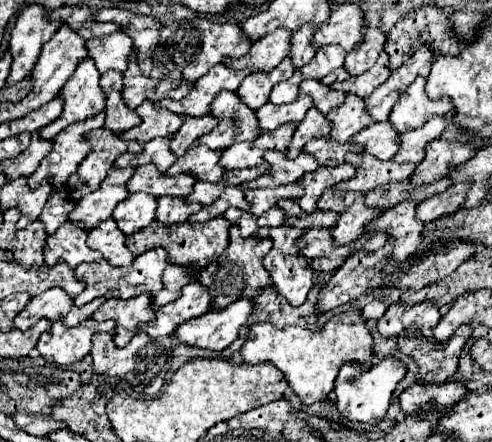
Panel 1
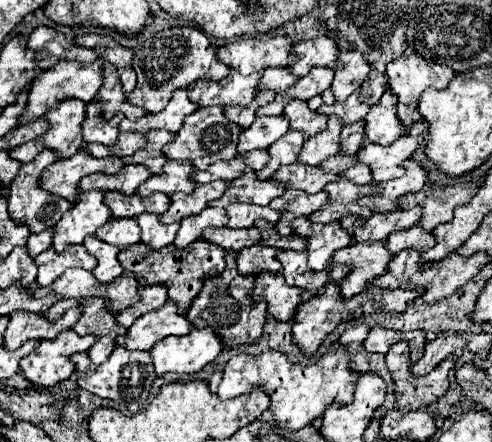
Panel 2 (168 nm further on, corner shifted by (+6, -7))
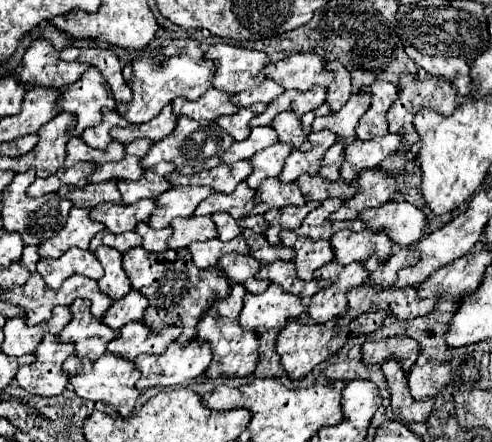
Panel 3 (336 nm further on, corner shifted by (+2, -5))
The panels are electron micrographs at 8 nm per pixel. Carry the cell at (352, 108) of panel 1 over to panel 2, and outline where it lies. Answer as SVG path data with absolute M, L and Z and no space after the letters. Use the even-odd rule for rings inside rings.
M338 116L328 118L328 126L324 132L318 132L318 136L310 136L304 142L304 148L298 156L298 162L302 164L320 164L328 156L334 156L340 152L340 132L342 132L342 120Z

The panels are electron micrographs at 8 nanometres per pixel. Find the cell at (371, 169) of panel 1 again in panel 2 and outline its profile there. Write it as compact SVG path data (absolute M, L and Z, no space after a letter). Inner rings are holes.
M338 178L336 182L326 184L324 190L330 192L330 200L310 216L310 220L314 222L332 222L332 220L340 220L348 214L356 214L360 218L368 218L372 214L372 210L368 206L360 206L358 200L364 198L368 192L372 192L378 186L378 182L370 182L370 184L350 184L350 180L346 178Z

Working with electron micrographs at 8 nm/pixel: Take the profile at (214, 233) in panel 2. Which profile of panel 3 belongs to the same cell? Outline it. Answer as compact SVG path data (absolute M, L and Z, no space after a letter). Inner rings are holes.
M236 236L230 242L220 242L218 238L210 238L206 242L192 242L188 246L188 252L190 252L194 264L200 270L206 270L206 268L214 266L218 262L218 258L228 254L228 252L248 254L248 246L246 246L246 240L242 236Z

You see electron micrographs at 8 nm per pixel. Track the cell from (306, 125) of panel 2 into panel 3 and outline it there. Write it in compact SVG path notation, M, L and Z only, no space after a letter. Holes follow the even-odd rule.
M282 112L272 120L272 128L278 134L280 142L290 144L294 150L298 150L308 138L304 136L302 128L300 128L300 118L292 112Z

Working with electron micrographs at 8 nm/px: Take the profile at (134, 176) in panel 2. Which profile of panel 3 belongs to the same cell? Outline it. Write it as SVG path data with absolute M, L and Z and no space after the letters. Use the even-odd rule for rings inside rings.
M108 180L102 184L88 184L84 188L72 188L72 190L70 190L70 186L62 186L58 190L58 196L70 200L72 206L76 206L76 208L94 208L104 202L120 204L116 180Z

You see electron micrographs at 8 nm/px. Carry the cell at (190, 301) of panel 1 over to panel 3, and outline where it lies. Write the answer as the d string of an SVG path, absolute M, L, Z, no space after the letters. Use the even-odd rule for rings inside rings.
M130 322L120 330L118 338L108 344L108 352L126 360L134 360L140 354L162 354L162 350L166 350L166 346L174 342L180 332L182 330L178 326L170 326L160 334L150 334L144 322Z

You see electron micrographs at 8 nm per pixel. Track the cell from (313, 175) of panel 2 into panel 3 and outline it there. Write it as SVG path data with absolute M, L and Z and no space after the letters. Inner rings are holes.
M266 178L260 188L256 190L254 210L248 216L264 214L270 208L284 208L284 206L304 206L304 196L298 190L298 184L282 184L278 178Z

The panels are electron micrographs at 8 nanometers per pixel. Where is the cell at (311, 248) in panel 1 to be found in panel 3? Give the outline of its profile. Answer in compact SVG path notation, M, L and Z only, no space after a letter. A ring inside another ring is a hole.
M274 262L270 266L264 266L260 270L260 274L256 274L256 278L266 278L272 284L280 284L286 292L296 294L300 298L306 296L314 296L318 290L322 290L324 286L328 286L328 280L312 280L312 282L302 282L296 276L294 264L292 262Z

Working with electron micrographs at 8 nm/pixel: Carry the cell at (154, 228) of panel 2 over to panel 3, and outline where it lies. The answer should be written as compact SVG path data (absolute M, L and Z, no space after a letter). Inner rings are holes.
M138 224L136 232L142 236L142 248L148 252L164 252L168 250L166 240L172 234L172 228L162 228L162 230L154 230L148 224Z

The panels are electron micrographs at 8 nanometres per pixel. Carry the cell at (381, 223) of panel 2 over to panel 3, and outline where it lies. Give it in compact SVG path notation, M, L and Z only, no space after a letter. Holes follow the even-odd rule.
M340 230L332 238L334 246L334 260L340 266L348 266L352 262L366 262L370 256L378 256L378 260L386 260L392 254L392 242L386 234L362 230L362 232L348 232Z

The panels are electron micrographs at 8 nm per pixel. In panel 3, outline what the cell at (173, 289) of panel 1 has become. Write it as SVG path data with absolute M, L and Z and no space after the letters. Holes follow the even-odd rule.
M130 290L122 300L114 302L100 320L106 322L106 326L110 326L112 330L120 330L132 320L142 320L146 306L148 306L146 296L138 294L138 290Z

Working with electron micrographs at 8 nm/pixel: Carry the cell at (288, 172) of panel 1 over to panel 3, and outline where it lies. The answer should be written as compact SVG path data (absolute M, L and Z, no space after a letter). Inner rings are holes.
M240 182L234 194L212 192L206 200L198 204L194 216L210 216L214 212L226 212L234 218L244 218L256 204L252 198L254 198L254 190L250 190L246 182Z

